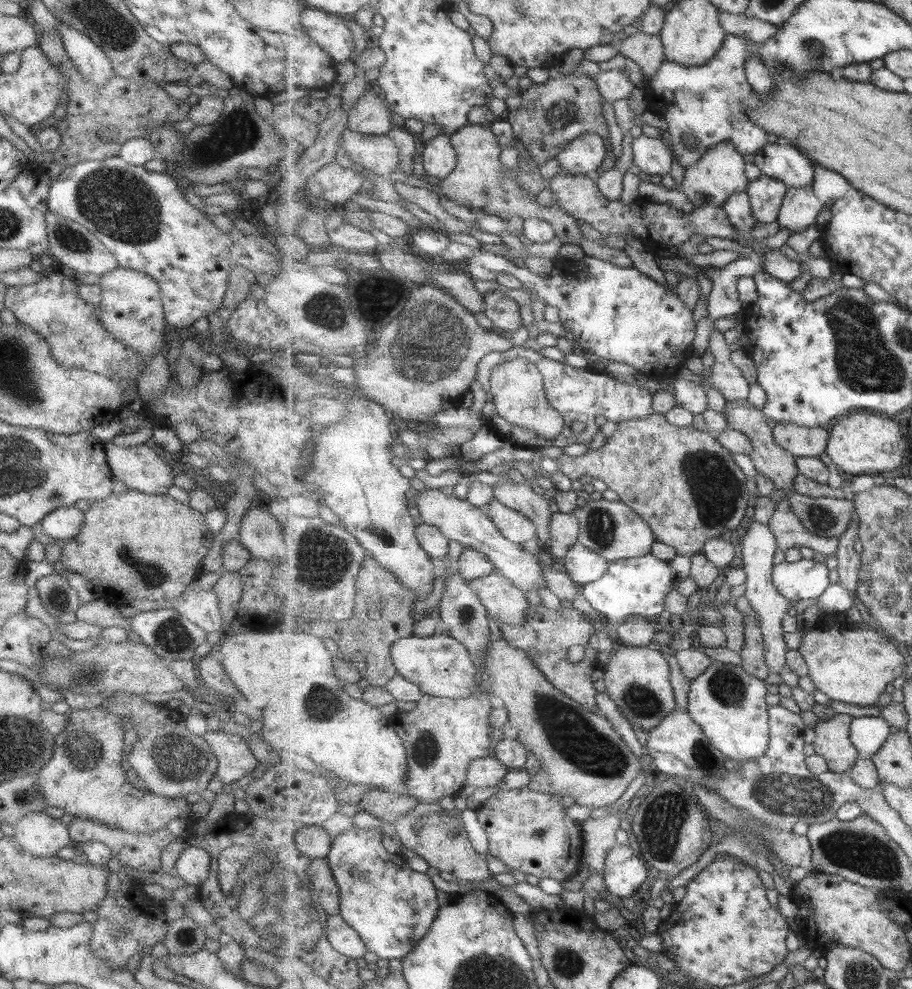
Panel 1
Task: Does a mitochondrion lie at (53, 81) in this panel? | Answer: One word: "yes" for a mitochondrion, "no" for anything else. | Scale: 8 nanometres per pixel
no

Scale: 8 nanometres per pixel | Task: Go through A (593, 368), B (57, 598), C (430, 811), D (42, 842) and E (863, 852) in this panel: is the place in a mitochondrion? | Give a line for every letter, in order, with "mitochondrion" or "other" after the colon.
A: other
B: mitochondrion
C: mitochondrion
D: other
E: mitochondrion

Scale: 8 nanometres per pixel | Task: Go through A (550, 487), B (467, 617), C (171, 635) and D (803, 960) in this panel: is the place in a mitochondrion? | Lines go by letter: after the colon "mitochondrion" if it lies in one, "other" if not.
A: other
B: mitochondrion
C: mitochondrion
D: other

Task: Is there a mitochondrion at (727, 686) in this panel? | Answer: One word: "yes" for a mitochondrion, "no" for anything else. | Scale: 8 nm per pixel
yes

